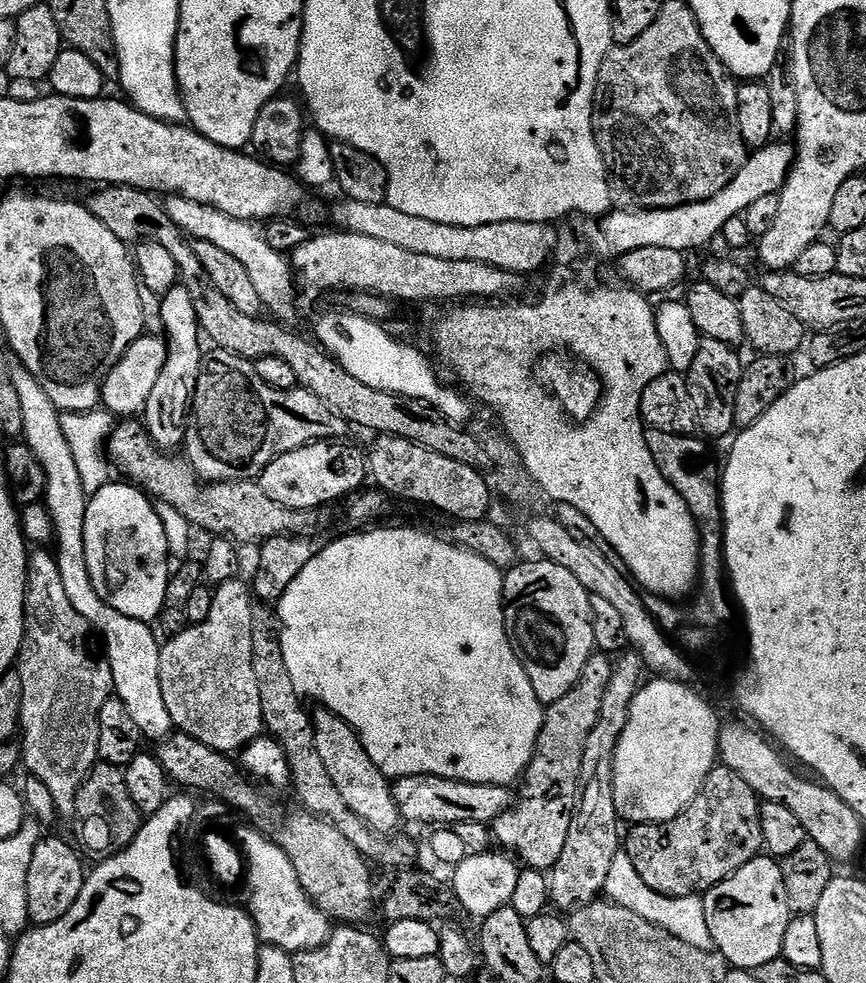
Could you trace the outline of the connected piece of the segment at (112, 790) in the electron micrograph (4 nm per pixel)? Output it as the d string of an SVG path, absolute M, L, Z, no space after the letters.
M98 762L91 774L82 782L76 795L75 819L80 819L80 836L84 839L85 853L93 852L96 858L115 856L134 842L140 832L142 813L134 806L130 790L126 786L124 768L118 764Z

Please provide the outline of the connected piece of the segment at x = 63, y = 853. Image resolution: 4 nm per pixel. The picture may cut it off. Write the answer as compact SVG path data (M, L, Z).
M45 835L38 846L34 846L34 858L30 858L30 874L26 878L28 919L33 925L58 922L58 918L70 914L70 906L78 902L86 879L86 867L80 861L81 853L77 852L56 836Z

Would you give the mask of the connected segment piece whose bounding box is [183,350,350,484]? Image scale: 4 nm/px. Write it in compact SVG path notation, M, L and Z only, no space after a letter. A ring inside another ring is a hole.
M212 350L204 357L204 365L198 374L196 393L192 396L190 419L186 425L183 447L188 448L186 459L201 481L225 484L231 480L256 480L274 458L298 450L307 444L336 442L350 432L350 426L322 398L310 394L299 386L275 388L262 378L251 360L244 360L229 352Z

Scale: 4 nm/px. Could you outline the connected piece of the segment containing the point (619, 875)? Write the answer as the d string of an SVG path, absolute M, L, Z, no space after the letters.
M621 850L614 858L614 863L610 865L610 875L606 878L603 895L626 910L634 910L638 918L646 918L646 922L657 924L659 928L664 928L670 934L682 938L682 942L706 954L713 951L714 945L710 925L706 922L703 899L700 896L667 896L658 894L658 890L650 890L650 886L642 882L638 870L634 870L634 862L630 862L627 851Z

